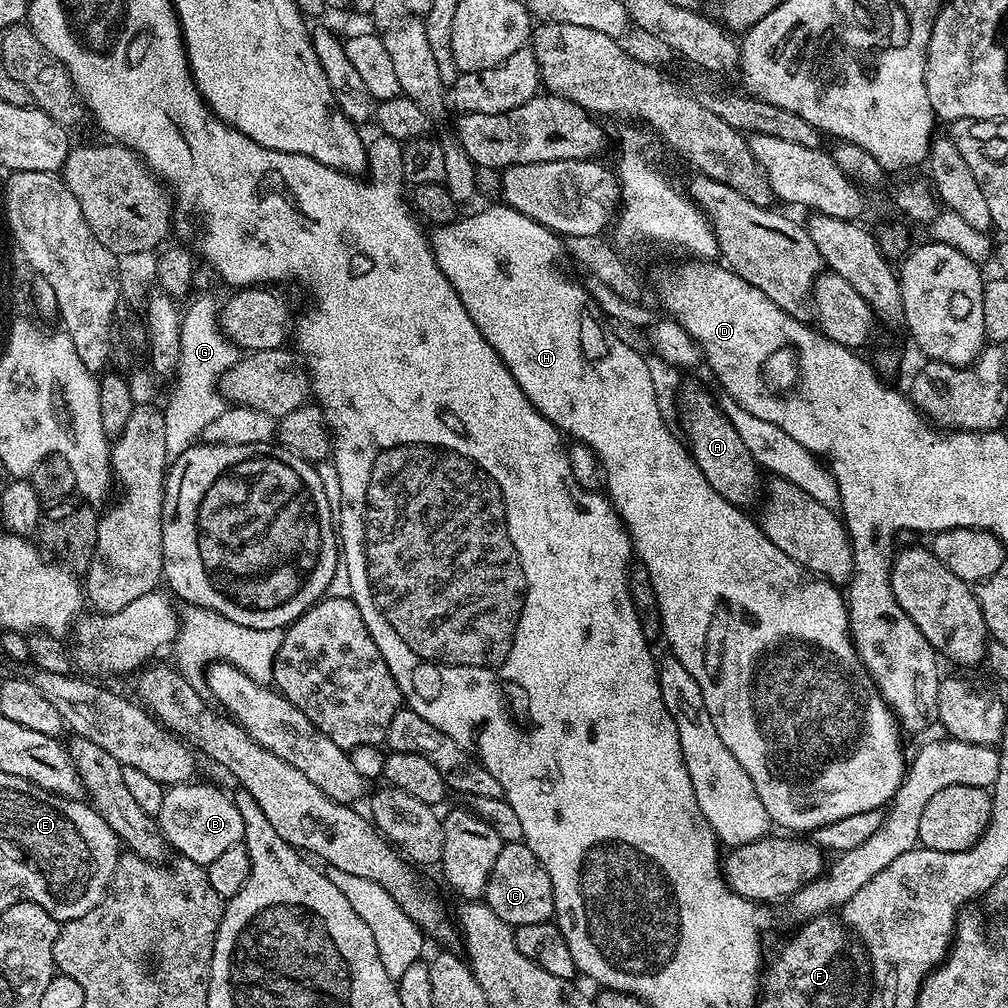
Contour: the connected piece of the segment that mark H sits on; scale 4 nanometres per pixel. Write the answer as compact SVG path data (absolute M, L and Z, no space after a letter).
M498 202L493 208L484 208L473 216L463 216L450 224L439 225L435 229L436 233L431 233L432 253L438 266L454 286L458 298L462 298L462 306L466 306L470 318L474 318L474 326L478 326L482 338L490 342L490 346L502 358L514 382L522 386L528 401L561 433L569 437L572 435L573 441L590 446L599 458L604 467L606 495L616 507L620 521L628 529L635 559L649 571L650 582L653 583L660 607L663 639L668 639L668 644L672 647L671 655L675 660L682 662L682 666L690 670L694 682L698 682L702 698L706 702L706 710L710 710L710 722L714 722L714 730L718 730L718 738L722 738L726 750L730 750L730 754L738 758L738 766L742 766L742 770L750 774L750 782L754 782L754 790L758 790L758 798L762 798L762 806L766 806L769 821L773 825L781 824L784 827L781 829L792 834L810 834L815 828L838 822L838 818L850 818L850 814L862 814L862 810L884 808L904 780L906 756L904 760L904 748L900 745L902 729L884 697L870 683L870 677L856 654L856 645L848 631L845 593L831 580L813 576L808 569L794 562L794 558L782 554L782 550L778 550L778 546L770 542L759 523L747 516L749 513L745 509L726 502L726 498L722 498L722 494L718 494L718 490L714 490L714 486L706 482L687 443L679 435L676 437L672 433L673 429L662 420L662 415L658 412L645 353L626 346L607 323L603 324L605 321L602 319L600 305L593 293L591 296L564 269L566 244L559 235L504 202Z

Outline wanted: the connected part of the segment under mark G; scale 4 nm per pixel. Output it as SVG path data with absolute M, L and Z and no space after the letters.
M202 294L186 310L183 311L179 328L179 360L176 369L176 390L173 392L167 406L164 406L166 458L171 464L182 456L186 450L203 435L208 424L222 415L226 409L226 400L219 390L219 379L225 370L233 367L240 357L240 350L219 326L219 305L212 298L213 295Z

